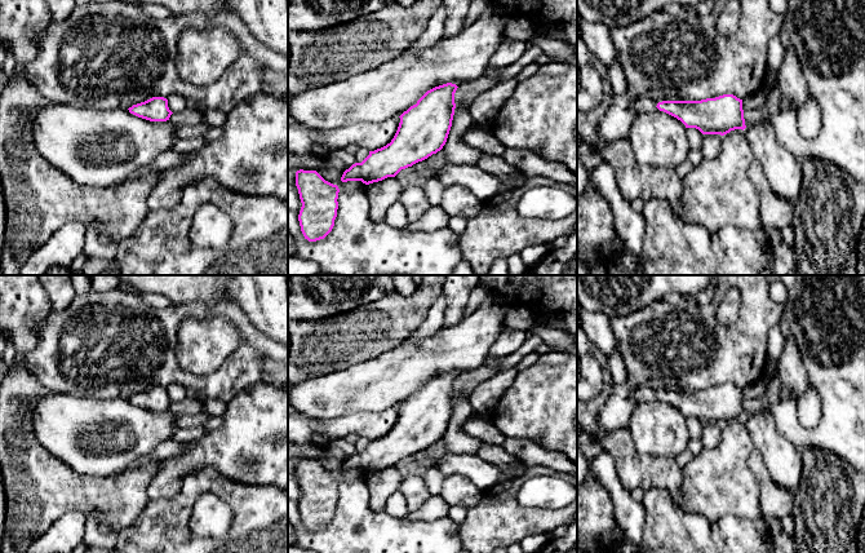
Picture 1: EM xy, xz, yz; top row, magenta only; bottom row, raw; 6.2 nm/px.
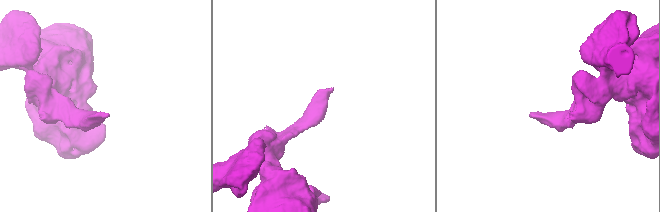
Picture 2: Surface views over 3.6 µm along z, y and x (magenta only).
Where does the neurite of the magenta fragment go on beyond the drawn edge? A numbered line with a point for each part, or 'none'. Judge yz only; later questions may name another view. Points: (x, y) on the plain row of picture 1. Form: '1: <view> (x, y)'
1: yz (641, 394)

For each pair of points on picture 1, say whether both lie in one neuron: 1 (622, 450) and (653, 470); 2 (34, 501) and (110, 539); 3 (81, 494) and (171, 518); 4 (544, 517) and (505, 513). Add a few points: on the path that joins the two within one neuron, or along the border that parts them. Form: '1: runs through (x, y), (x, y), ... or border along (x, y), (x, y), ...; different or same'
1: runs through (630, 458), (646, 470); same
2: border along (87, 516), (98, 512), (100, 527), (114, 531); different
3: border along (149, 500), (140, 514), (119, 531); different
4: runs through (535, 520), (514, 520); same

